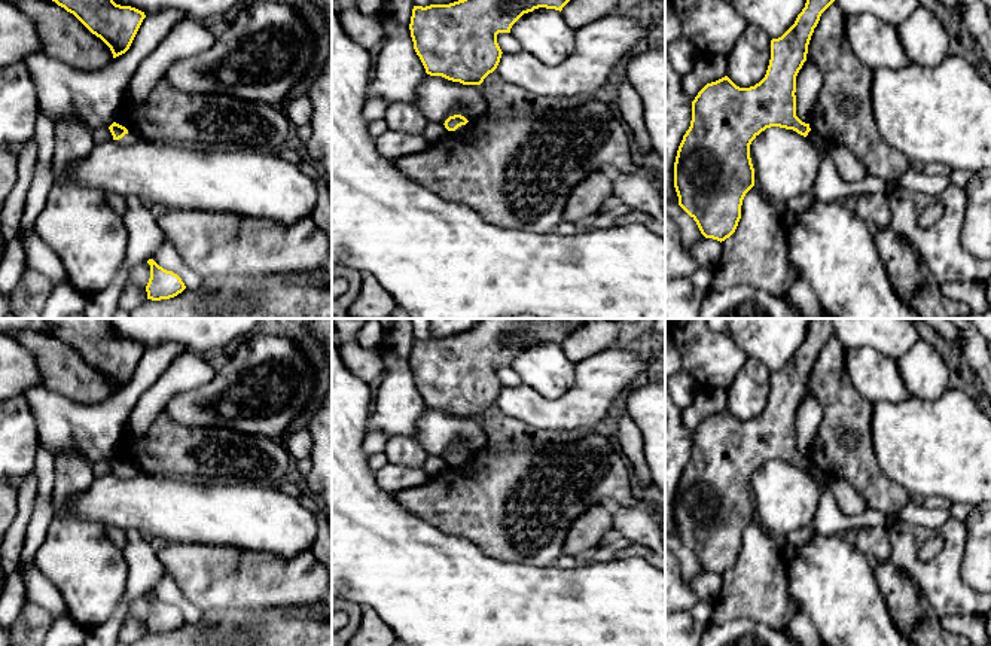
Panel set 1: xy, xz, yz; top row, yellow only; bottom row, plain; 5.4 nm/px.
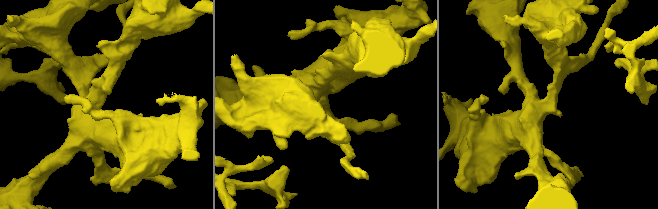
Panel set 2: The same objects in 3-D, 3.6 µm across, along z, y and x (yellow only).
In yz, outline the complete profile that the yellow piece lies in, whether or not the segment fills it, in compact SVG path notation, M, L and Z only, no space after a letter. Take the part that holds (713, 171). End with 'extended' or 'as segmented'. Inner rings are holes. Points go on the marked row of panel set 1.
M806 0L795 24L771 40L771 60L765 77L750 88L737 86L728 76L707 83L692 101L690 127L683 135L674 162L679 205L696 222L705 238L725 241L741 219L745 194L754 186L750 158L751 141L766 128L793 129L806 137L809 124L796 116L796 76L806 61L808 45L821 13L835 0Z; as segmented

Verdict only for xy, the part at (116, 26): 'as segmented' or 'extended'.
as segmented

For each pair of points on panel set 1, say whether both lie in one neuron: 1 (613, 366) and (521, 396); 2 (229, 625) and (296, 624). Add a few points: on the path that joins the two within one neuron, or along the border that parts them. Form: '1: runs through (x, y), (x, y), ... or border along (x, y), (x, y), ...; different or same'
1: runs through (591, 389), (573, 407), (543, 407); same
2: runs through (246, 625), (280, 625); same

